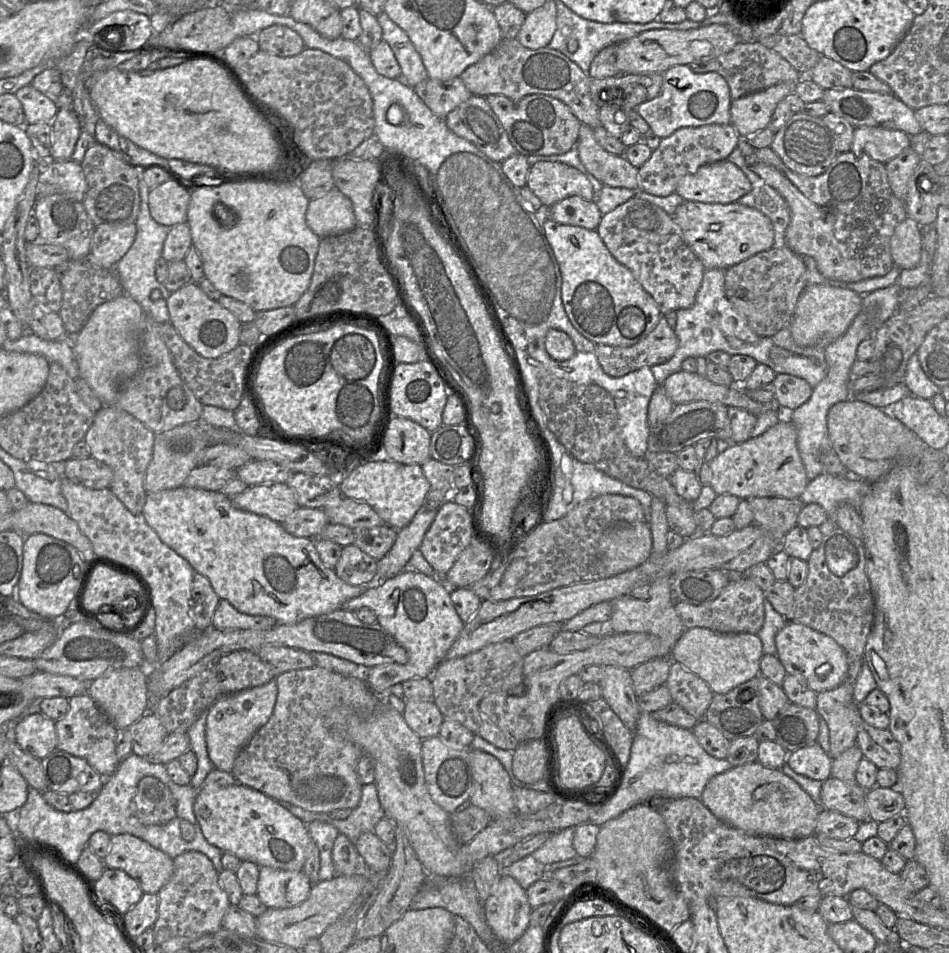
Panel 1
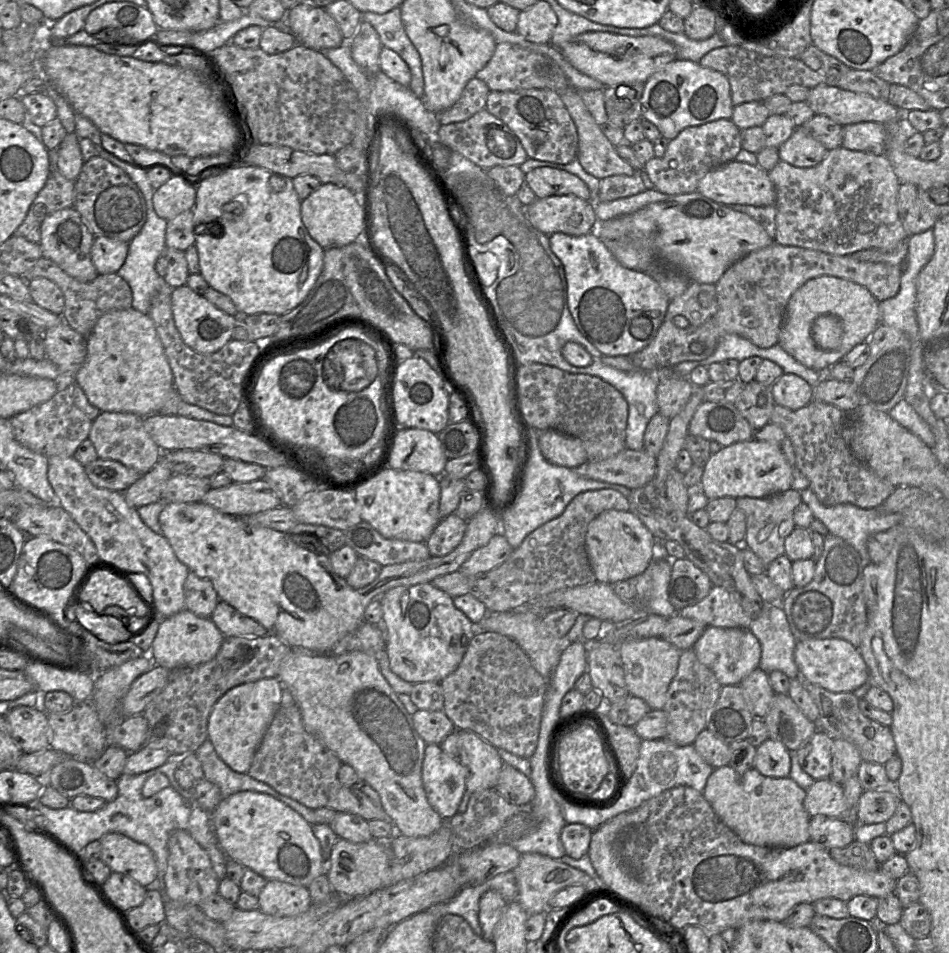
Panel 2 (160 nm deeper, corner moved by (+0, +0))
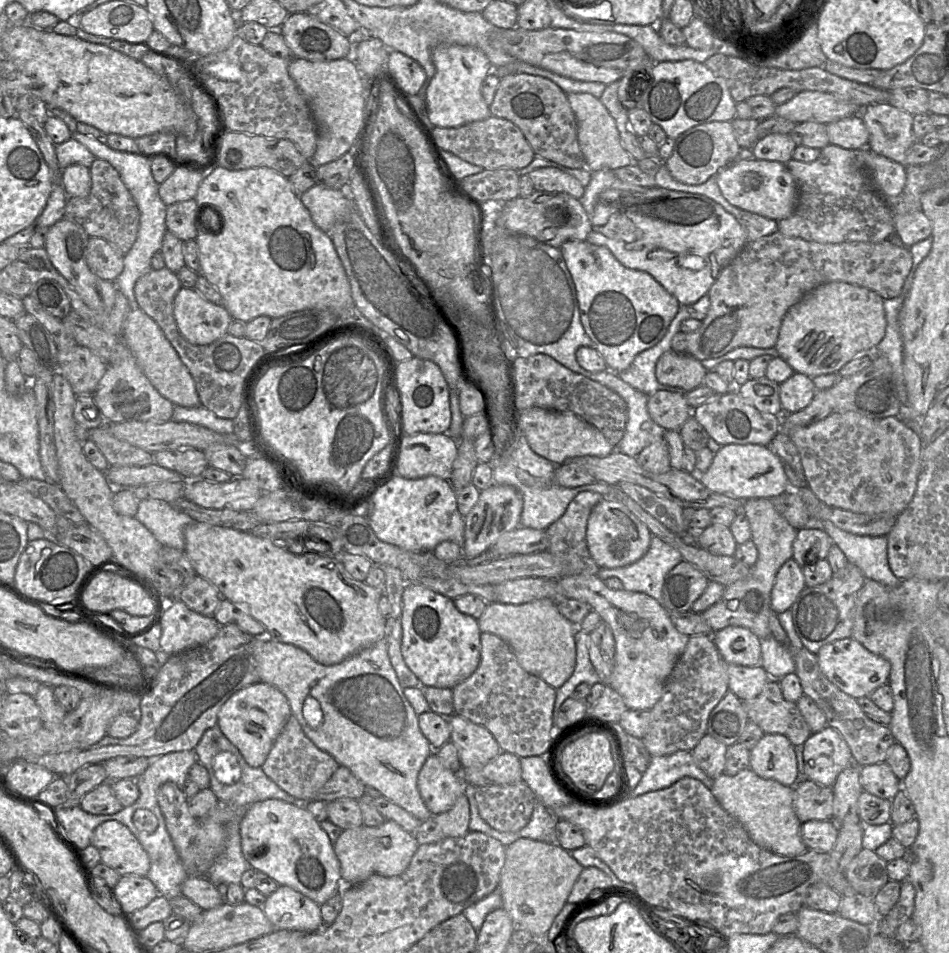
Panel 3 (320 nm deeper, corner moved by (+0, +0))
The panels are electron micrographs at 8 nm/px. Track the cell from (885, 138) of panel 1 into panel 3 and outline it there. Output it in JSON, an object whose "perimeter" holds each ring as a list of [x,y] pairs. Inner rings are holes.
{"perimeter":[[[860,114],[827,124],[830,144],[851,150],[864,149],[869,144],[869,133]]]}

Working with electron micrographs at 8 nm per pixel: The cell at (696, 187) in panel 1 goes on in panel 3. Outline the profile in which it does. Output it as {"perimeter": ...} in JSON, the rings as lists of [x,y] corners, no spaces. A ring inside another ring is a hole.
{"perimeter":[[[735,160],[717,172],[722,195],[733,206],[780,221],[790,217],[798,203],[798,187],[786,164],[768,160]]]}

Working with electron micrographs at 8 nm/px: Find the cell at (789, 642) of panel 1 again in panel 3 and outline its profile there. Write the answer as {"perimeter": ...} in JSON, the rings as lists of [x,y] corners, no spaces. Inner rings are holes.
{"perimeter":[[[852,637],[823,645],[816,656],[819,667],[826,678],[841,691],[855,699],[869,697],[878,687],[888,682],[890,663],[883,657],[868,651]]]}

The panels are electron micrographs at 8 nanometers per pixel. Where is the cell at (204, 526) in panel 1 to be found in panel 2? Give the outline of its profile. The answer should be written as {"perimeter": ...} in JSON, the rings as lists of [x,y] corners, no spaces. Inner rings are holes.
{"perimeter":[[[483,501],[483,509],[467,522],[467,528],[465,530],[465,534],[461,543],[451,553],[443,557],[431,556],[425,560],[407,561],[399,564],[384,566],[382,567],[379,576],[371,584],[361,589],[353,589],[347,584],[345,579],[341,578],[335,573],[327,554],[322,554],[319,551],[311,551],[301,546],[300,544],[293,541],[290,538],[290,535],[286,532],[277,531],[269,527],[252,523],[250,522],[250,519],[247,518],[223,513],[204,502],[167,502],[159,515],[159,523],[162,529],[162,534],[169,541],[179,560],[186,564],[191,572],[194,572],[201,578],[210,580],[221,601],[226,601],[234,608],[236,608],[240,613],[251,617],[261,623],[268,630],[268,635],[275,635],[282,642],[291,646],[292,648],[305,649],[309,652],[321,654],[341,654],[346,651],[340,651],[340,641],[346,635],[354,632],[358,627],[366,622],[364,618],[364,612],[371,601],[380,598],[380,596],[382,596],[385,592],[393,588],[399,586],[413,586],[421,583],[431,583],[435,578],[458,571],[461,565],[472,555],[474,551],[485,546],[496,534],[502,534],[500,520],[501,513],[502,512],[500,510],[500,507],[496,507],[490,503]]]}

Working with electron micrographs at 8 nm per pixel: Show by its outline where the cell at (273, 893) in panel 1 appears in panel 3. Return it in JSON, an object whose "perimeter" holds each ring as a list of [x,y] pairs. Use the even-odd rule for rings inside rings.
{"perimeter":[[[279,885],[273,893],[267,896],[263,912],[275,930],[315,932],[324,925],[320,905],[289,886]]]}

